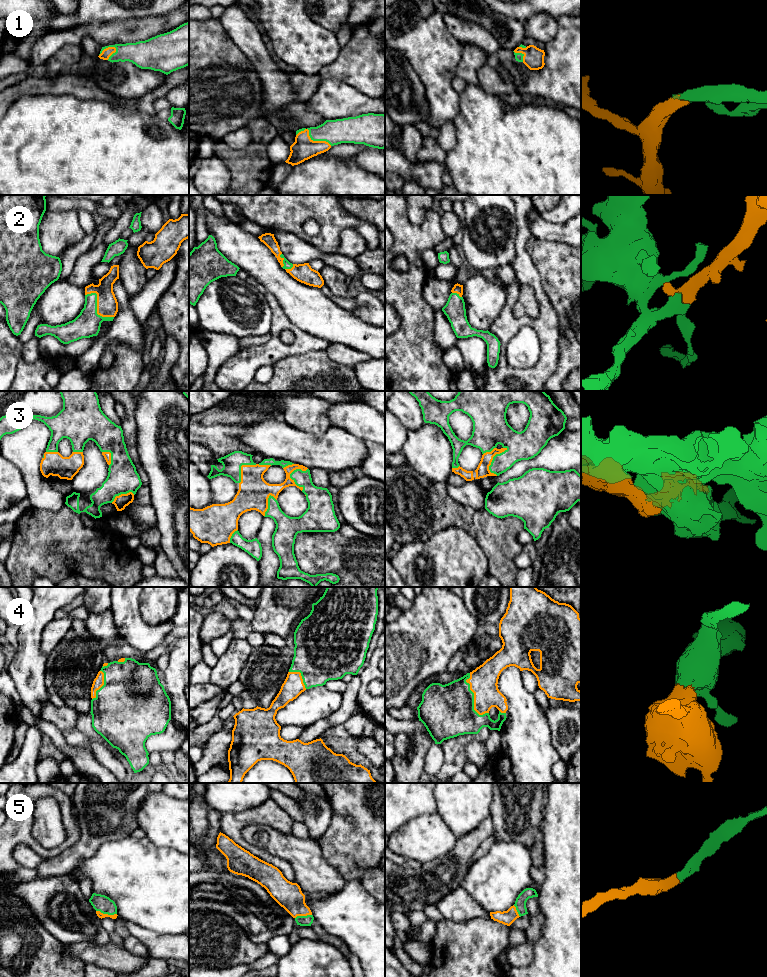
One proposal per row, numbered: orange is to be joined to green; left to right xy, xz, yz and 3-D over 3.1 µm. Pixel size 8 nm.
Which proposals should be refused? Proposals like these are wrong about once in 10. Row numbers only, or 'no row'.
no row

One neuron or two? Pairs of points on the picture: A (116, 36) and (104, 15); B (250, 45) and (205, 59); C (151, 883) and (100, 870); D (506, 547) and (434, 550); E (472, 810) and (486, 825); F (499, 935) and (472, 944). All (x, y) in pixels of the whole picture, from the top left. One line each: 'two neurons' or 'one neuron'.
A: two neurons
B: two neurons
C: one neuron
D: two neurons
E: two neurons
F: one neuron

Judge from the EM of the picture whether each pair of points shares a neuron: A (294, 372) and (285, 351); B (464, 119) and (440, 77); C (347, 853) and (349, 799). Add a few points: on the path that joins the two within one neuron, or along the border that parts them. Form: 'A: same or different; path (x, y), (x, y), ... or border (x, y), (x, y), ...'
A: different; border (311, 351), (285, 356), (272, 366)
B: different; border (459, 93), (459, 112), (452, 120)
C: same; path (343, 840), (340, 833), (340, 812)

